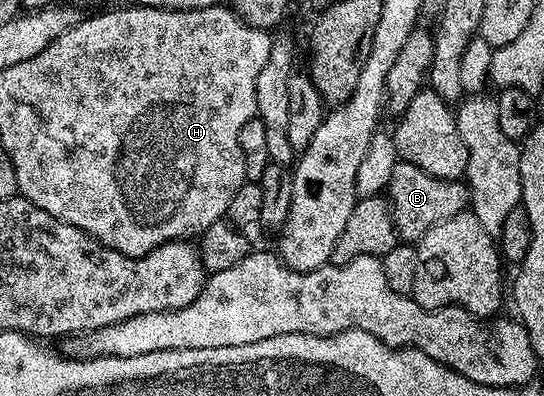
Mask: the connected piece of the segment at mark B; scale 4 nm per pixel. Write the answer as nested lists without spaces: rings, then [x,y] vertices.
[[[402,160],[393,168],[393,176],[389,176],[385,194],[391,203],[395,233],[407,244],[418,243],[419,239],[425,236],[425,232],[429,232],[429,228],[449,220],[449,216],[457,216],[469,206],[466,181],[446,182],[429,176],[429,172],[417,168],[417,164]]]

